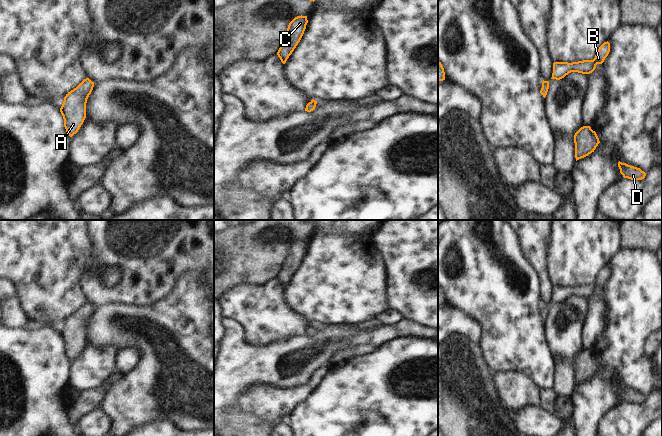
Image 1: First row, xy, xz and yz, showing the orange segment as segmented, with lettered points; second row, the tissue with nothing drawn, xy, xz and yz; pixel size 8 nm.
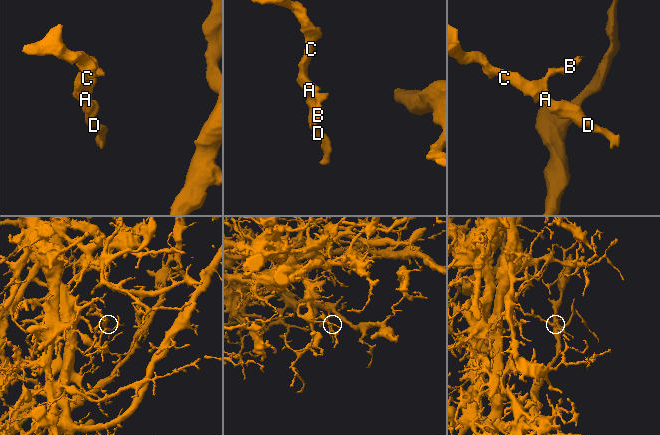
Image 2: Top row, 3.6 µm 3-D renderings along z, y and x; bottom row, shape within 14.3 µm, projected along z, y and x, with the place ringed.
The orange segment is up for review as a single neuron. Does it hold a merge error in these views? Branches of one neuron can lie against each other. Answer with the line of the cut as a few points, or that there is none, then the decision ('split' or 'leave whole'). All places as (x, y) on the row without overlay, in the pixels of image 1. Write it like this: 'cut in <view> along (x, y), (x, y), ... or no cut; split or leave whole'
no cut; leave whole

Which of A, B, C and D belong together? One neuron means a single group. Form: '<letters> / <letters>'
A B C D

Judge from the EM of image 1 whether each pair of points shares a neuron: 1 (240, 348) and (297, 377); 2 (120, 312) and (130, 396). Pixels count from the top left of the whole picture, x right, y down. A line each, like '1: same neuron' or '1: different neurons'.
1: same neuron
2: same neuron

